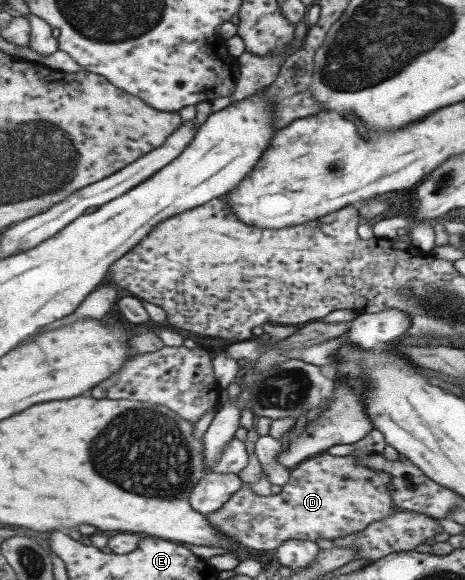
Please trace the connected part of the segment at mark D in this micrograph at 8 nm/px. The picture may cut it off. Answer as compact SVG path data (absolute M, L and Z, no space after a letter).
M322 452L290 469L289 479L281 486L279 493L271 496L255 496L251 486L243 483L242 488L220 510L207 514L207 519L219 532L254 550L272 550L278 548L285 540L315 542L323 538L332 541L352 532L360 532L371 522L382 520L397 510L387 489L389 482L388 473L376 472L362 464L356 464L354 457L350 455L332 456Z

